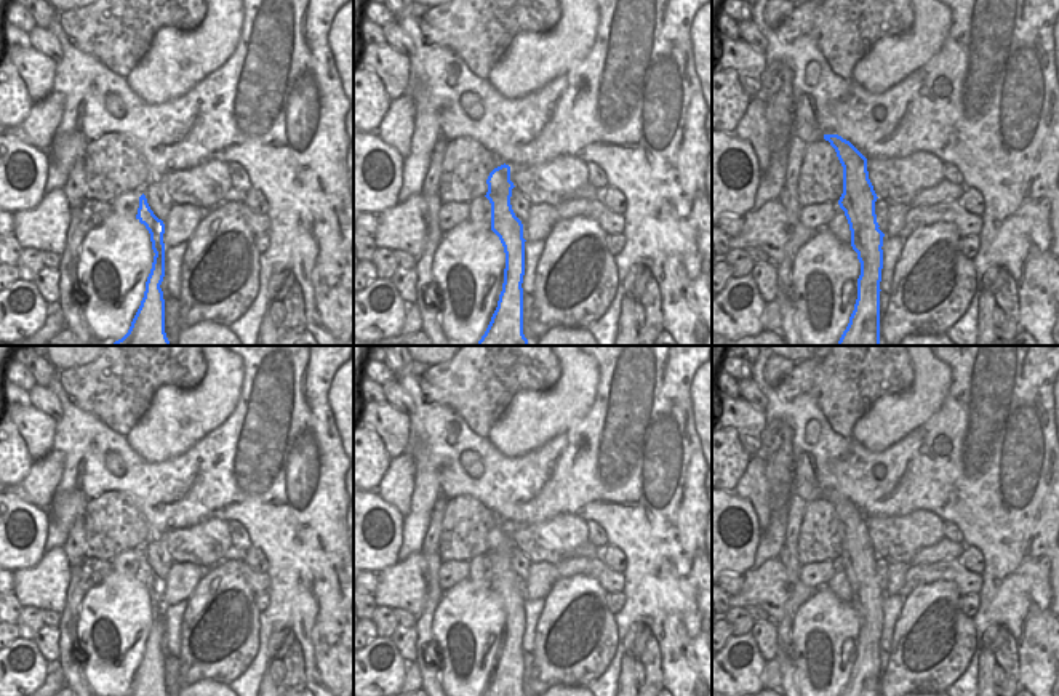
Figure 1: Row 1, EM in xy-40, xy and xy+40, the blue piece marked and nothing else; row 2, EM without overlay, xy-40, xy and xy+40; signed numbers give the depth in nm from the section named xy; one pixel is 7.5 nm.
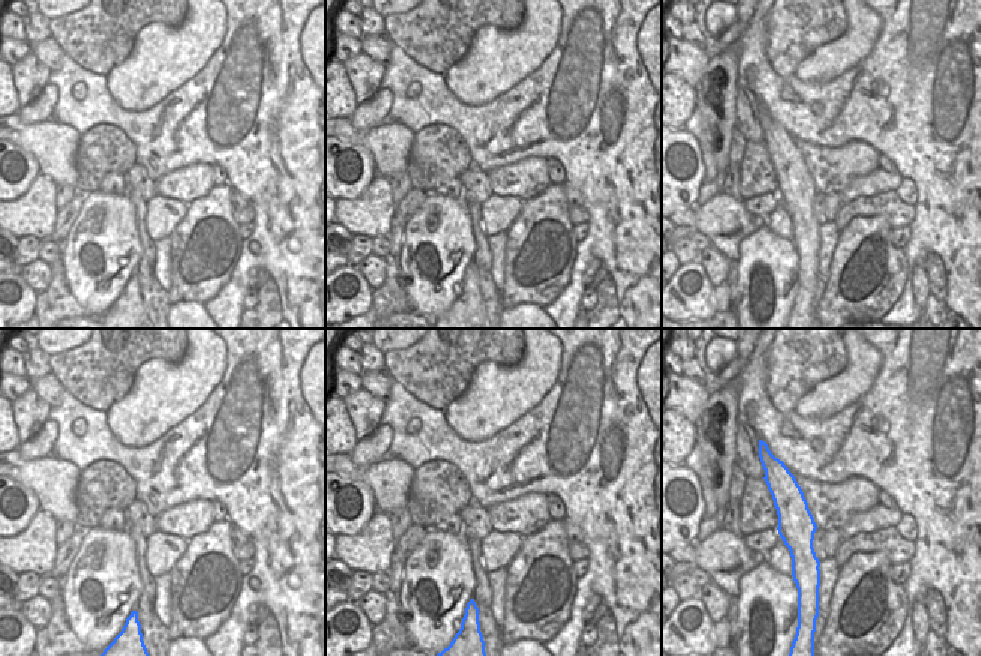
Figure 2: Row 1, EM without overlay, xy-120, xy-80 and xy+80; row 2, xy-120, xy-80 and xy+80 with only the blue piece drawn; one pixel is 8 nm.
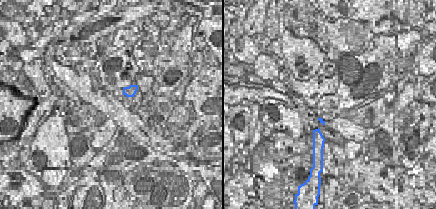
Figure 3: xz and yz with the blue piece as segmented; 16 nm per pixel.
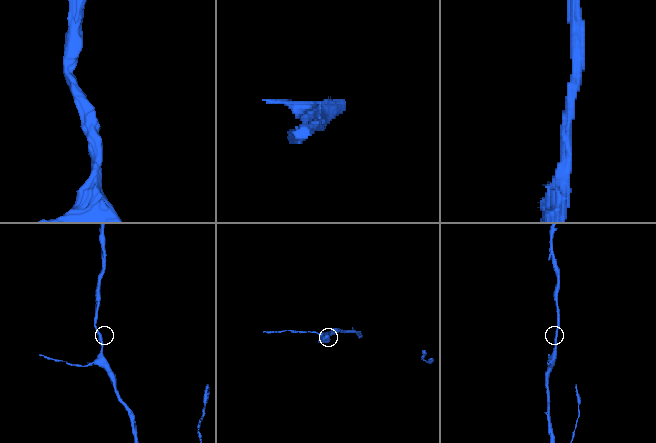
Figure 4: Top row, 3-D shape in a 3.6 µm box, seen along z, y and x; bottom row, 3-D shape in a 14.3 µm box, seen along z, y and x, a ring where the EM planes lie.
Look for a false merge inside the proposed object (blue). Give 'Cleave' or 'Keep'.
Keep

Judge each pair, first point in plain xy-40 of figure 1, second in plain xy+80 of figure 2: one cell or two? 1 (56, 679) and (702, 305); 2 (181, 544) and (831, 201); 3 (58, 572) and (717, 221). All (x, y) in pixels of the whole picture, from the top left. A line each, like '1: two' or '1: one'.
1: two
2: two
3: one

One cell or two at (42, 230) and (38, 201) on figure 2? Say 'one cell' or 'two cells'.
one cell

